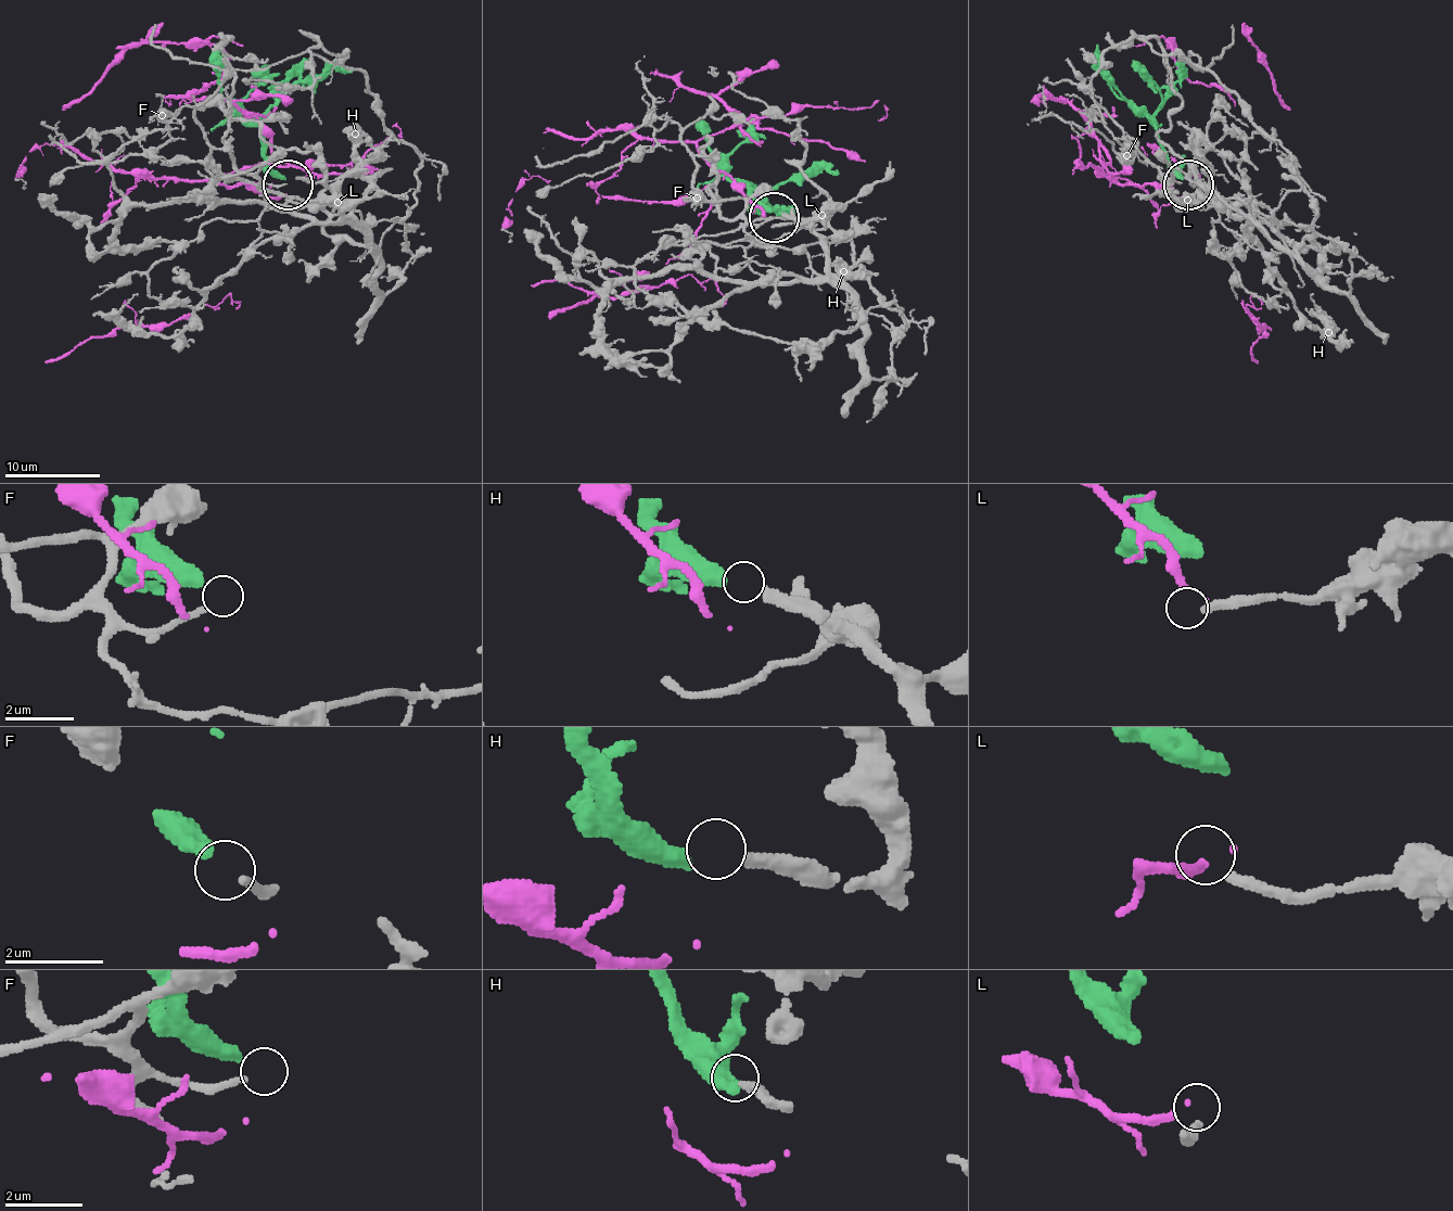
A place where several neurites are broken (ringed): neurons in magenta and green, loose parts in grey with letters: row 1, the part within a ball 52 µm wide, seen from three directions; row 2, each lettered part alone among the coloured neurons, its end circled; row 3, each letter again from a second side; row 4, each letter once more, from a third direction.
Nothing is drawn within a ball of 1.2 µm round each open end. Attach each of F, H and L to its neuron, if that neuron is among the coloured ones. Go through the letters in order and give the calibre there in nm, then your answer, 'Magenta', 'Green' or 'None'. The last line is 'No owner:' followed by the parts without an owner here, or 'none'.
F: Thickness 160 nm. None
H: Thickness 320 nm. Green
L: Thickness 220 nm. None
No owner: F, L

